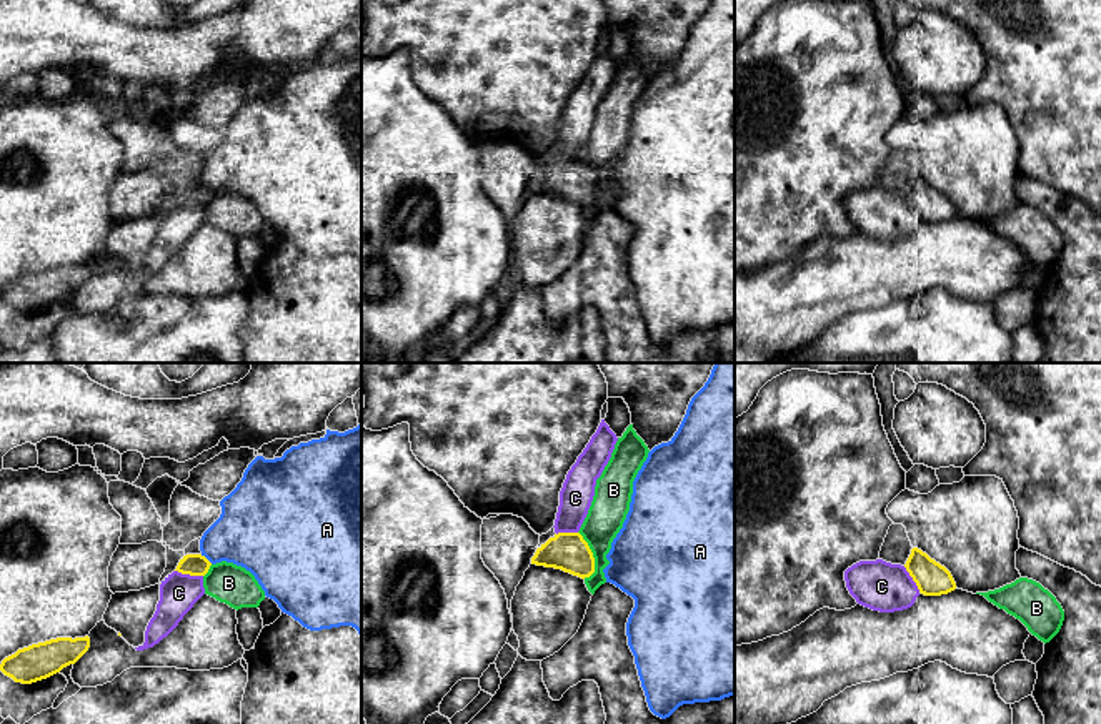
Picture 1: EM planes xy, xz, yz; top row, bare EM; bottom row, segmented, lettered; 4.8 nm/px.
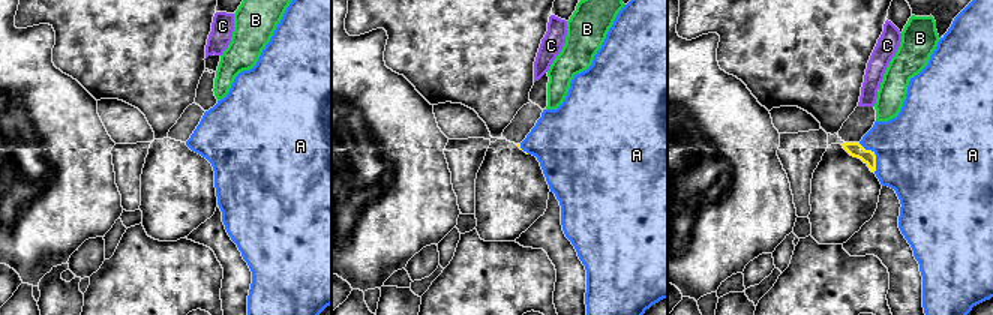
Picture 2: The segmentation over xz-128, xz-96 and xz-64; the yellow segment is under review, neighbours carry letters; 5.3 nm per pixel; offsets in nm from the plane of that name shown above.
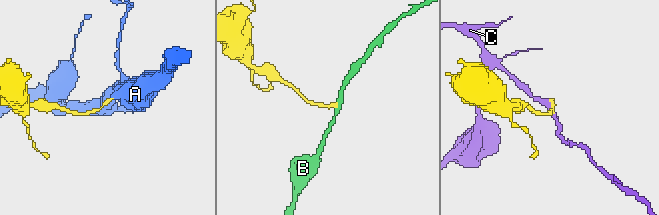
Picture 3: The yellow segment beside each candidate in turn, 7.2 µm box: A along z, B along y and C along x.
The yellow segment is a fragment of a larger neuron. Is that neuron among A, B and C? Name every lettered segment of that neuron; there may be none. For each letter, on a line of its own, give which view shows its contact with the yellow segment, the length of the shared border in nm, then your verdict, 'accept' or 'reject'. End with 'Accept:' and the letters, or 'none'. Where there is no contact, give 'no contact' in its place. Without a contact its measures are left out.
A: meets yellow in xy; contact 80 nm long; accept
B: meets yellow in xz; contact 240 nm long; reject
C: meets yellow in xy; contact 140 nm long; reject
Accept: A

